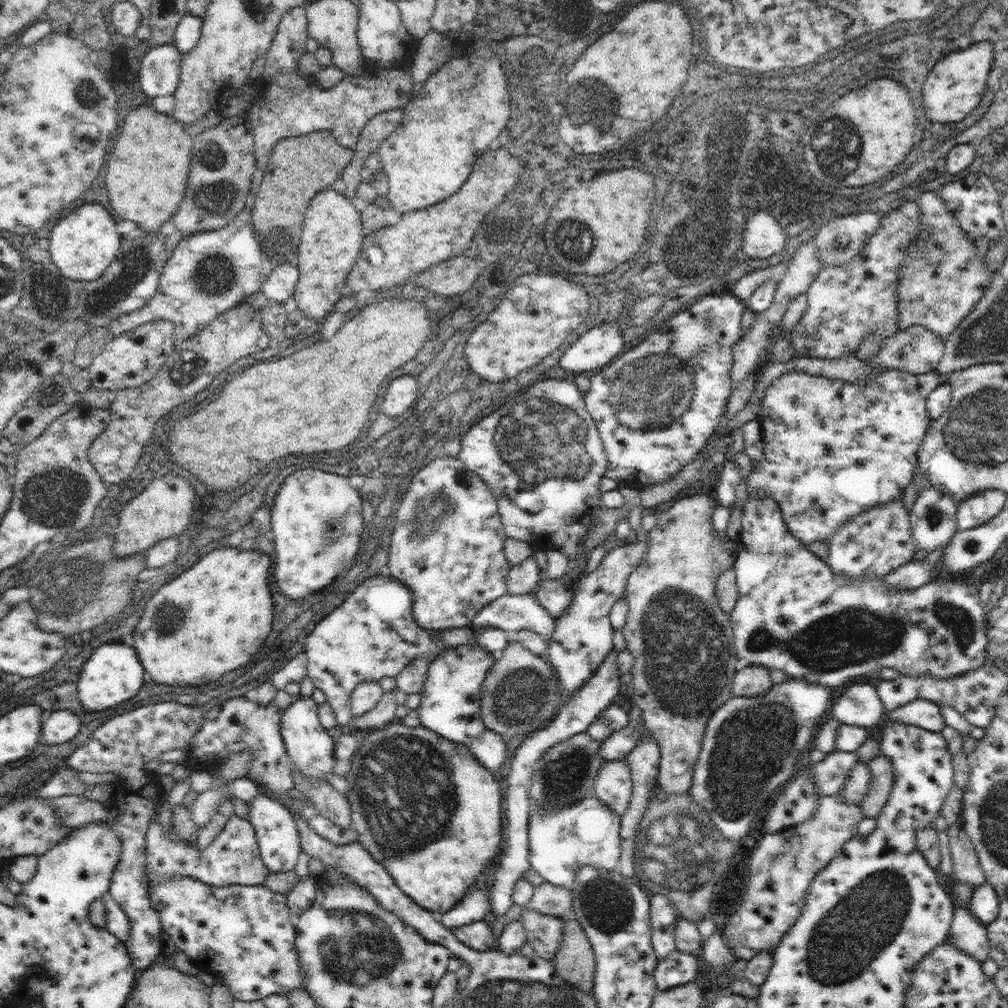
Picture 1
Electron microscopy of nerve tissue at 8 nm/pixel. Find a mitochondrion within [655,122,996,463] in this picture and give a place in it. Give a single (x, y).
(716, 150)

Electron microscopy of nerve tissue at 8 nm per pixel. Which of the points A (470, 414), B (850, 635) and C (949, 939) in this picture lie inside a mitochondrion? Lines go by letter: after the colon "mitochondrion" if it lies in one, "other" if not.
A: mitochondrion
B: mitochondrion
C: other

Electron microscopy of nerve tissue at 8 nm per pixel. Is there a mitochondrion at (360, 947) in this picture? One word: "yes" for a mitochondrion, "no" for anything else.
yes

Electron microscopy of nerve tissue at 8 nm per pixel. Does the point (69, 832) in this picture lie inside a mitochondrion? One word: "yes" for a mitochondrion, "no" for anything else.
no

